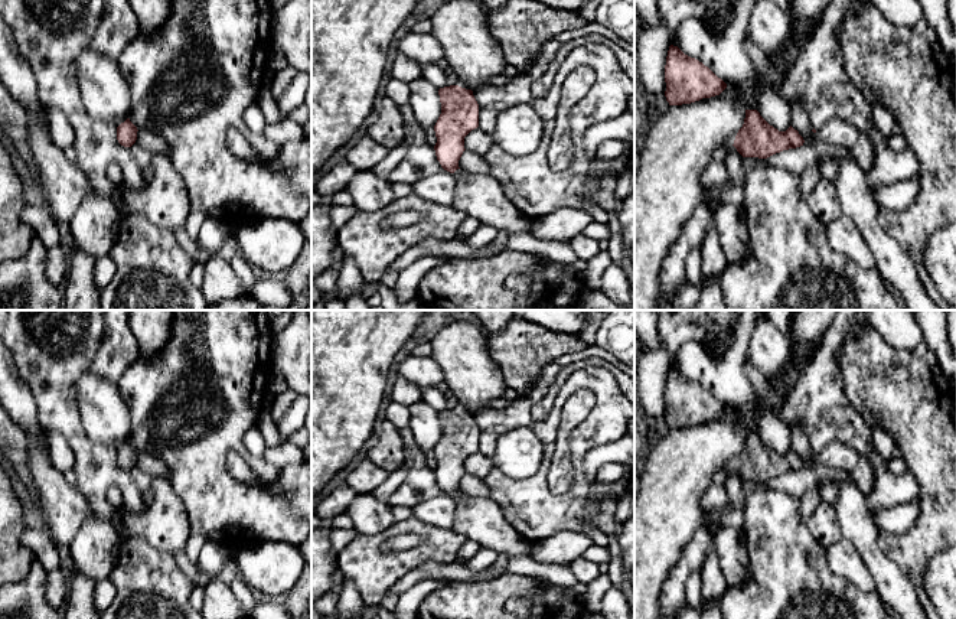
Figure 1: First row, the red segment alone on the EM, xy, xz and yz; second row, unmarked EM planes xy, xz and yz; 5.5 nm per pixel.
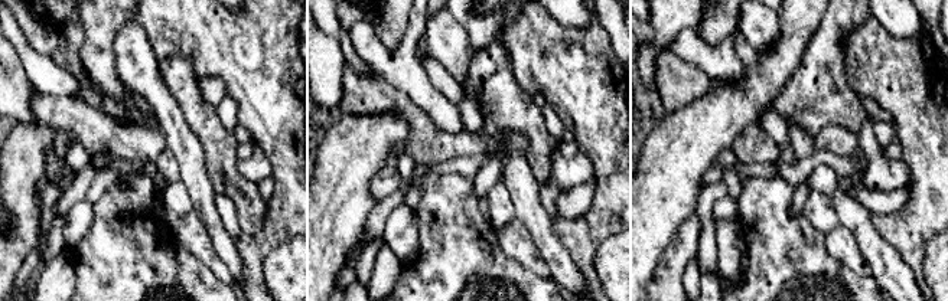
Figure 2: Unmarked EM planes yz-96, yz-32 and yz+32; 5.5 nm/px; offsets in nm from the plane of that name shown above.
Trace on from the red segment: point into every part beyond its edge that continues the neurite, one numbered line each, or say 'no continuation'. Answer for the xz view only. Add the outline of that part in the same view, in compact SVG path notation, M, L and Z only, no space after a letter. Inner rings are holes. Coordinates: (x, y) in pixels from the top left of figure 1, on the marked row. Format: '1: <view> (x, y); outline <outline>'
1: xz (479, 195); outline M454 172L456 192L453 206L482 225L509 234L529 232L532 219L523 216L506 198L499 182L489 173Z

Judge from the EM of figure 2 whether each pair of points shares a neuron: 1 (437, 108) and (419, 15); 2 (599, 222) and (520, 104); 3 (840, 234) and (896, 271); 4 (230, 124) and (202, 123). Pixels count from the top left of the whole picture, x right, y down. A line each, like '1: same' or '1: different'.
1: same
2: different
3: different
4: different

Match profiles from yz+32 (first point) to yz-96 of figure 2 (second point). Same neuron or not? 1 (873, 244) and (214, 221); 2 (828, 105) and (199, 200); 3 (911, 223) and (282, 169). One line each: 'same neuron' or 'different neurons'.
1: same neuron
2: different neurons
3: same neuron

